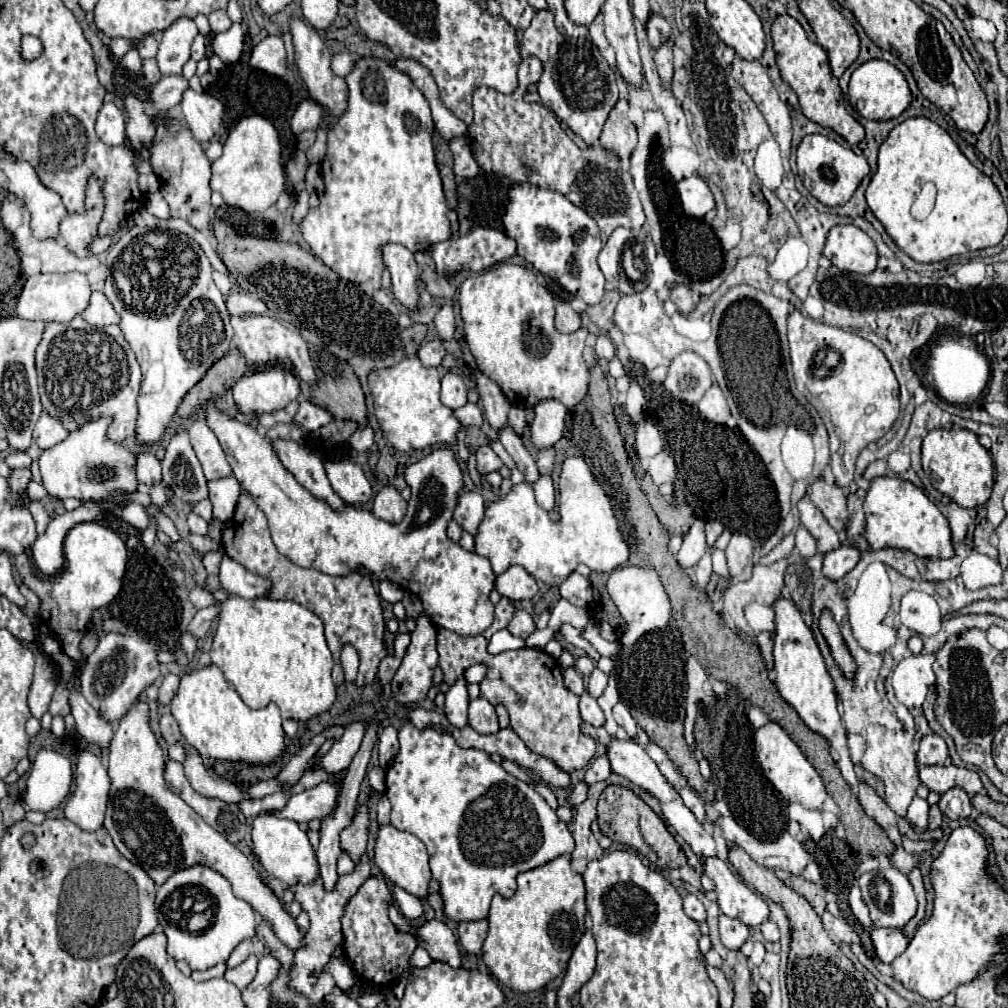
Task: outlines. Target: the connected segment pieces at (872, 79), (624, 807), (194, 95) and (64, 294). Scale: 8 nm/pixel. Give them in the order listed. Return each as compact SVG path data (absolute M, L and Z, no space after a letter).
M869 60L861 64L849 80L849 102L855 112L859 112L867 120L891 120L897 118L909 104L911 104L911 92L907 86L905 76L901 70L897 70L893 64L885 60Z
M607 786L603 790L599 798L599 806L597 806L597 822L605 836L609 836L615 842L635 848L641 856L649 858L657 868L679 868L687 864L687 858L681 846L675 842L671 832L665 828L663 820L629 788Z
M191 88L185 90L179 108L191 134L201 144L209 142L221 126L223 104L205 92L193 92Z
M81 272L67 274L35 274L25 280L23 292L17 300L17 316L25 320L43 320L43 322L69 322L81 314L89 304L91 288L87 276Z

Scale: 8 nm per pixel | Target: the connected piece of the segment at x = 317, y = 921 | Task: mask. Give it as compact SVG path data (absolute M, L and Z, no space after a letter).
M363 856L361 862L357 864L357 870L351 872L351 874L345 874L345 876L339 876L337 878L337 884L331 892L327 892L323 888L323 880L315 880L315 884L293 884L291 890L295 894L295 900L301 904L301 908L309 914L310 927L307 930L307 938L305 938L305 948L297 950L295 952L295 958L293 958L293 966L291 966L291 974L289 974L289 988L303 994L303 996L311 996L311 990L313 990L313 982L315 982L315 974L319 972L319 968L323 968L333 950L337 946L343 944L343 934L341 934L341 916L345 912L345 906L347 906L347 900L351 900L351 896L361 888L361 884L371 876L371 868L369 868L369 858Z

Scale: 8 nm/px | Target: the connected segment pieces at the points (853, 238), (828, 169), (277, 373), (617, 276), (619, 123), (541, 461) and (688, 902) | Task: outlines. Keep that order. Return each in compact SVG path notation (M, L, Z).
M837 224L827 234L823 254L839 268L847 272L869 274L877 268L875 242L853 224Z
M809 134L797 148L797 172L805 188L825 206L843 206L861 180L869 174L869 164L863 156L857 156L851 148L843 148L835 140L823 134Z
M269 368L237 380L231 388L241 414L267 414L285 408L299 396L299 380L281 368Z
M615 228L615 232L609 236L609 240L605 242L597 258L599 268L605 274L605 278L613 282L621 294L635 294L647 288L649 284L647 274L649 274L649 266L653 264L653 260L655 260L653 242L643 234L643 230L635 232L629 228Z
M621 98L615 104L615 108L611 110L611 114L605 122L603 134L599 138L601 146L607 152L619 156L621 160L629 158L631 152L635 150L635 144L637 144L637 130L631 124L631 120L627 118L627 112L629 112L629 104L627 104L627 100Z
M541 448L539 458L537 458L537 468L541 474L551 474L553 470L553 462L555 462L555 450L551 448Z
M687 894L685 898L683 898L683 906L685 906L685 912L687 912L687 916L691 916L693 920L697 920L697 922L703 922L705 920L705 906L701 904L701 900L695 896L695 894Z

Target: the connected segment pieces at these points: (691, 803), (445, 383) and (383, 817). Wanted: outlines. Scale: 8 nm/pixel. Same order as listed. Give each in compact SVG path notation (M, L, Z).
M681 788L681 798L687 804L687 808L697 816L697 820L703 822L705 820L705 802L691 788Z
M447 372L441 378L441 402L451 410L467 404L467 384L457 372Z
M383 792L381 798L379 798L379 806L377 806L377 822L389 824L389 812L391 812L391 804L389 804L389 798L387 798L387 792Z

